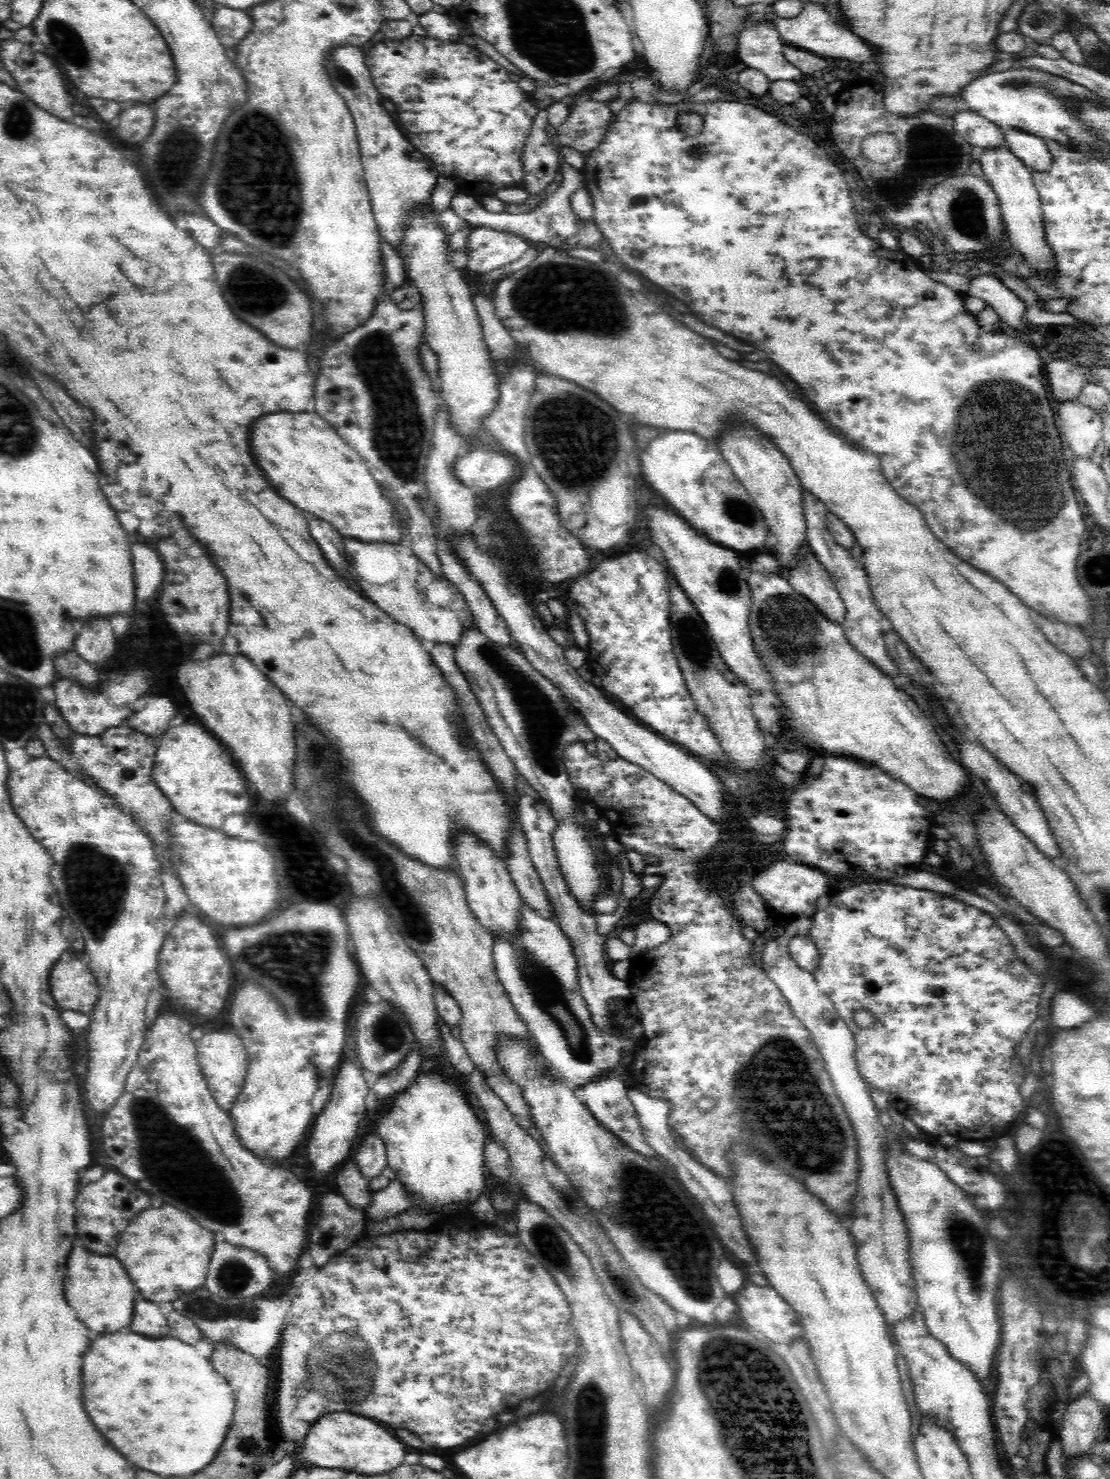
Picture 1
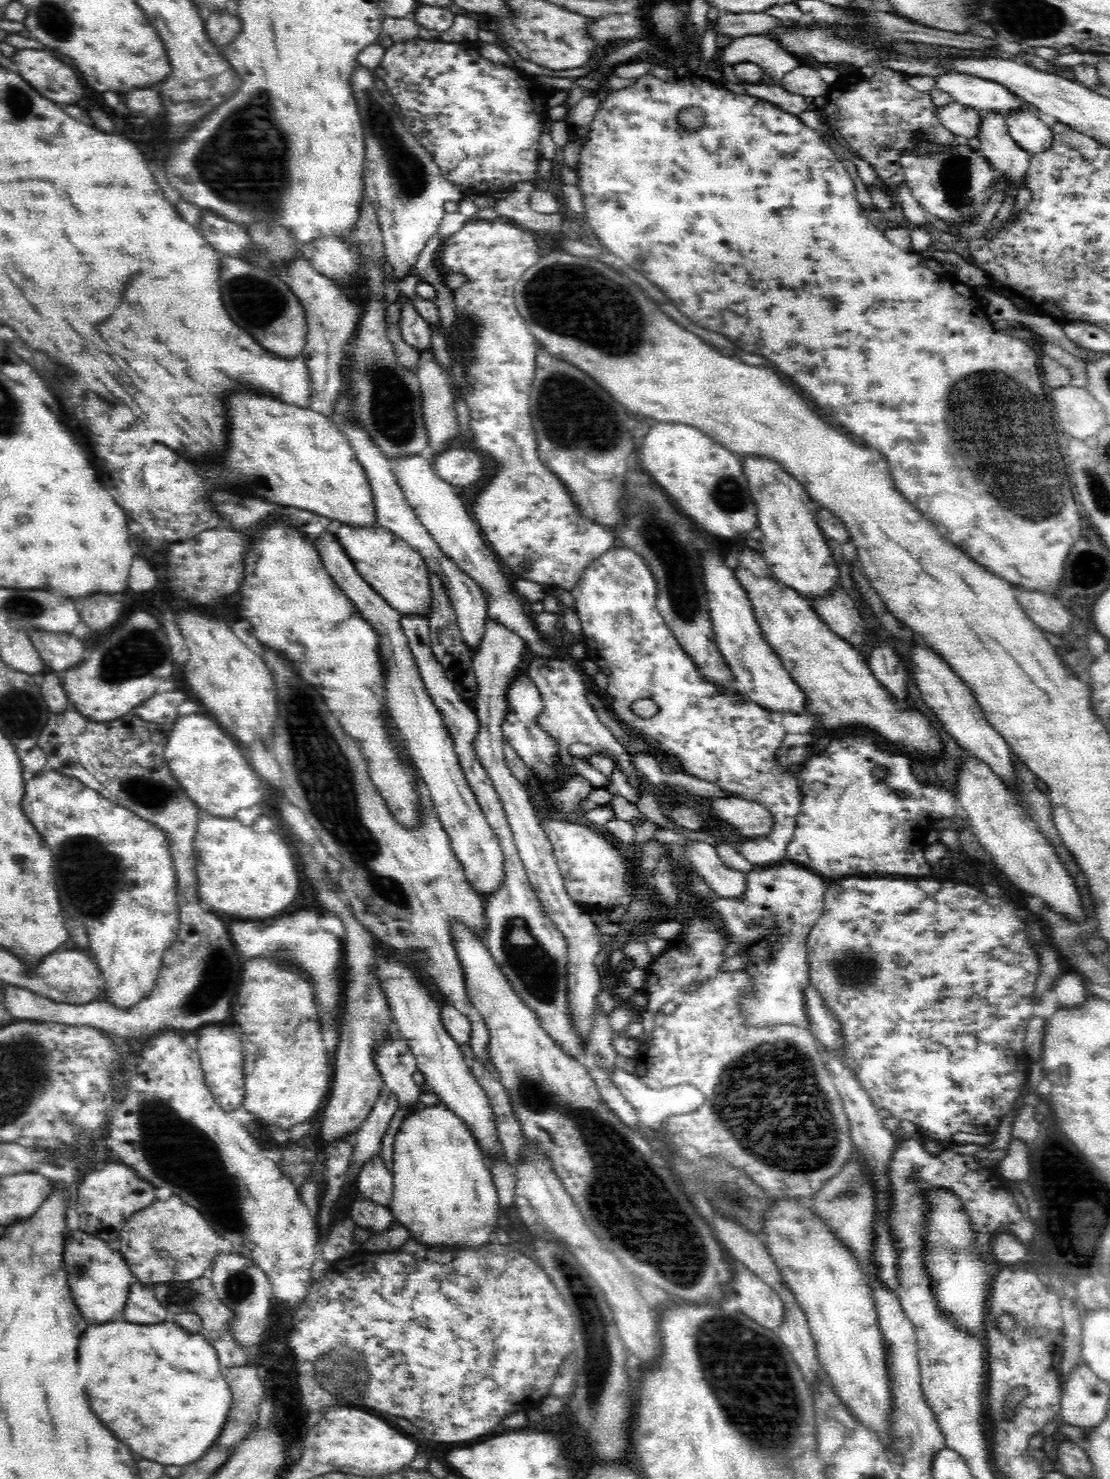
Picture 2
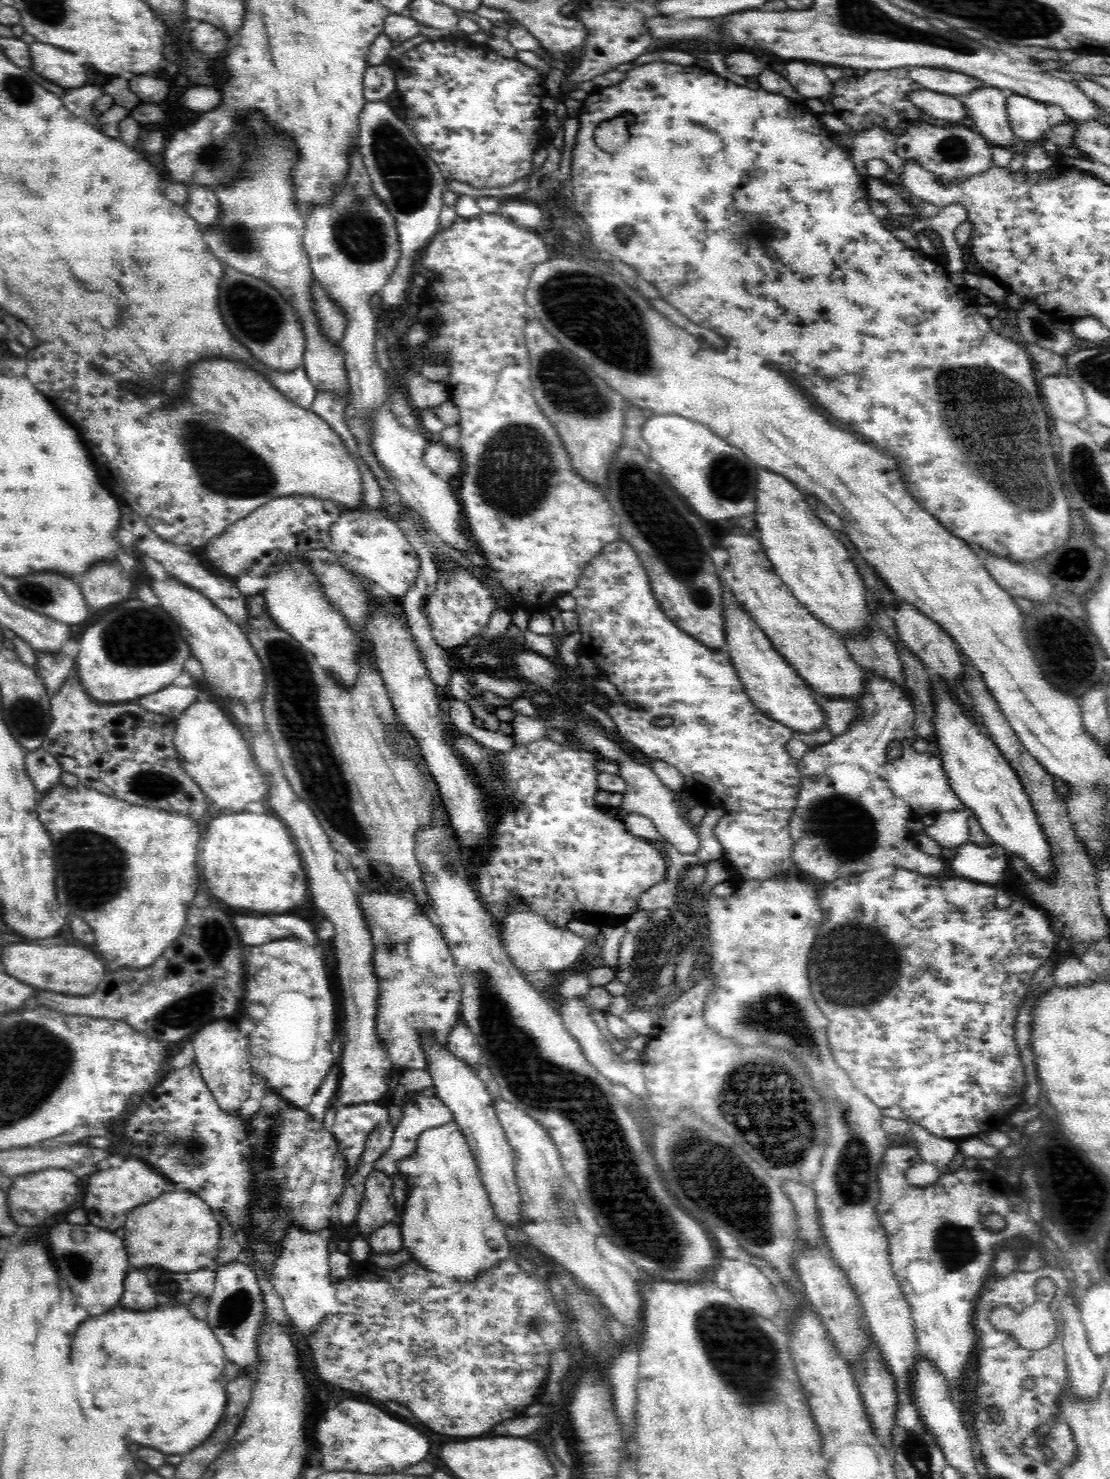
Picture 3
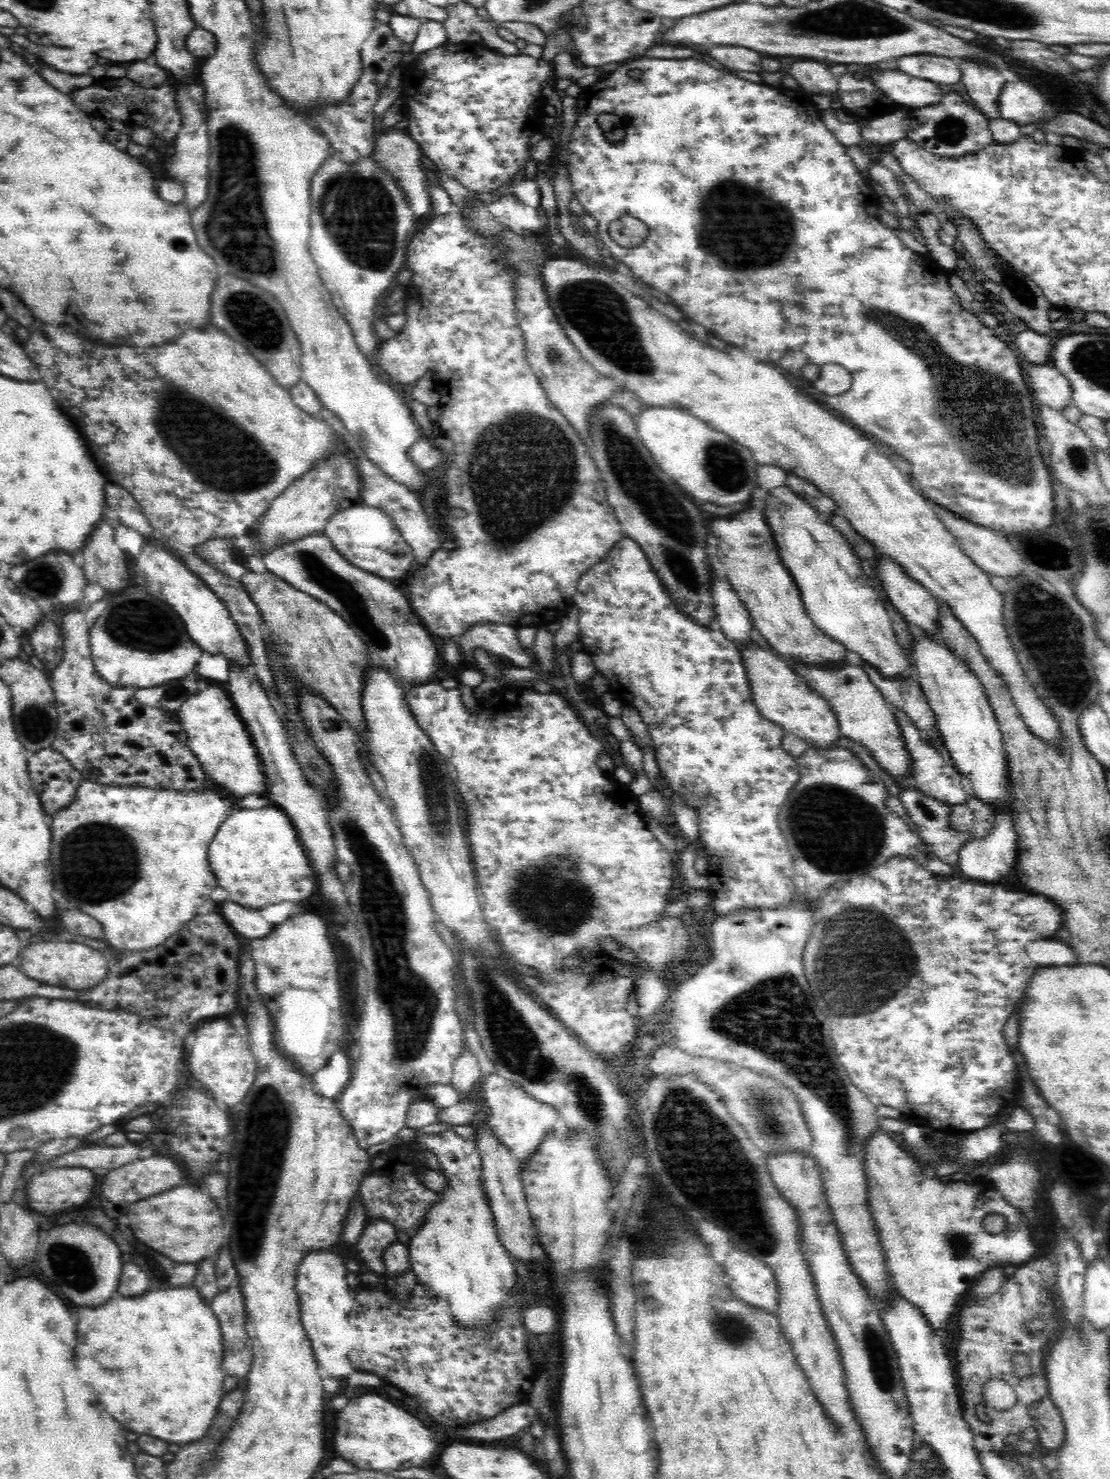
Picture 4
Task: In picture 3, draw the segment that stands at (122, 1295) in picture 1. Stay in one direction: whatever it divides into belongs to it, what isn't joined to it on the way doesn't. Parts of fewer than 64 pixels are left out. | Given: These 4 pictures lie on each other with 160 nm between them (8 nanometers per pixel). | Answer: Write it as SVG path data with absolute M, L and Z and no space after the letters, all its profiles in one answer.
M76 1220L70 1224L58 1223L49 1230L47 1237L56 1270L60 1270L60 1276L68 1282L72 1294L78 1296L76 1302L84 1306L90 1316L104 1314L119 1304L124 1292L124 1278L130 1270L122 1238L90 1224L76 1226Z

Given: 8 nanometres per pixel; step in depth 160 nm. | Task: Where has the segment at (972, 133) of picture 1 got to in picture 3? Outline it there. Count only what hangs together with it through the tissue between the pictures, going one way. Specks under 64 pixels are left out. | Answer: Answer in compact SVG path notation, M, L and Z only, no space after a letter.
M929 89L914 90L912 94L908 94L908 101L922 112L947 123L960 123L967 116L966 108L960 100Z

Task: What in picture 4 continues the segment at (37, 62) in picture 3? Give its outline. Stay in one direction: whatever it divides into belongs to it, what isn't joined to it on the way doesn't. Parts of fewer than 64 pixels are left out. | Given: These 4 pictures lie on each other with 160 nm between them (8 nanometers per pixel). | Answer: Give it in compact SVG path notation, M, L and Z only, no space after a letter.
M15 34L9 38L18 43L20 51L35 55L46 65L56 68L57 71L70 74L86 74L92 66L98 64L98 56L94 52L82 52L74 48L56 48L46 44L35 43L25 36Z

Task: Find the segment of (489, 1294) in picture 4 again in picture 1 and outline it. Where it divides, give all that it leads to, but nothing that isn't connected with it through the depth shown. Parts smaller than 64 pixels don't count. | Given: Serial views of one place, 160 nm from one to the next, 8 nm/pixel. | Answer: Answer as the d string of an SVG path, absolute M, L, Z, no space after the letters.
M444 1072L420 1074L414 1078L410 1088L406 1088L402 1094L396 1094L377 1130L386 1145L387 1163L395 1172L395 1179L404 1184L413 1198L413 1206L410 1208L437 1208L441 1210L442 1217L448 1216L451 1211L459 1215L467 1213L467 1207L482 1196L482 1190L490 1180L483 1161L485 1127L472 1106L466 1104L466 1092L462 1092L460 1085L464 1084L452 1082L452 1078Z

